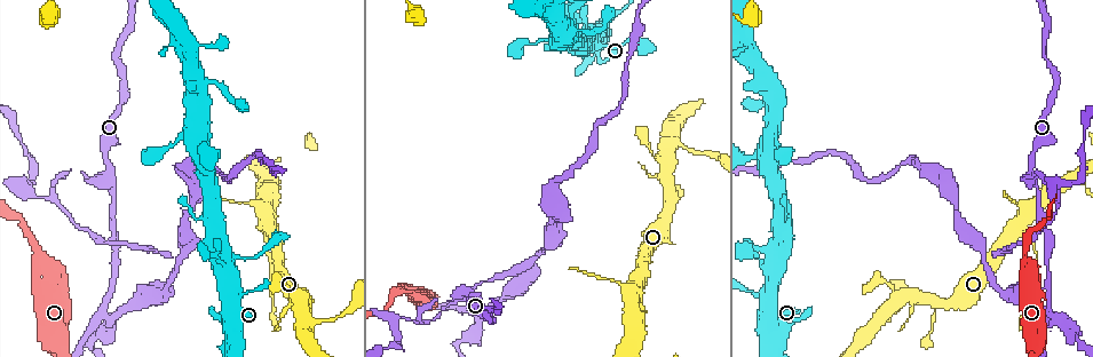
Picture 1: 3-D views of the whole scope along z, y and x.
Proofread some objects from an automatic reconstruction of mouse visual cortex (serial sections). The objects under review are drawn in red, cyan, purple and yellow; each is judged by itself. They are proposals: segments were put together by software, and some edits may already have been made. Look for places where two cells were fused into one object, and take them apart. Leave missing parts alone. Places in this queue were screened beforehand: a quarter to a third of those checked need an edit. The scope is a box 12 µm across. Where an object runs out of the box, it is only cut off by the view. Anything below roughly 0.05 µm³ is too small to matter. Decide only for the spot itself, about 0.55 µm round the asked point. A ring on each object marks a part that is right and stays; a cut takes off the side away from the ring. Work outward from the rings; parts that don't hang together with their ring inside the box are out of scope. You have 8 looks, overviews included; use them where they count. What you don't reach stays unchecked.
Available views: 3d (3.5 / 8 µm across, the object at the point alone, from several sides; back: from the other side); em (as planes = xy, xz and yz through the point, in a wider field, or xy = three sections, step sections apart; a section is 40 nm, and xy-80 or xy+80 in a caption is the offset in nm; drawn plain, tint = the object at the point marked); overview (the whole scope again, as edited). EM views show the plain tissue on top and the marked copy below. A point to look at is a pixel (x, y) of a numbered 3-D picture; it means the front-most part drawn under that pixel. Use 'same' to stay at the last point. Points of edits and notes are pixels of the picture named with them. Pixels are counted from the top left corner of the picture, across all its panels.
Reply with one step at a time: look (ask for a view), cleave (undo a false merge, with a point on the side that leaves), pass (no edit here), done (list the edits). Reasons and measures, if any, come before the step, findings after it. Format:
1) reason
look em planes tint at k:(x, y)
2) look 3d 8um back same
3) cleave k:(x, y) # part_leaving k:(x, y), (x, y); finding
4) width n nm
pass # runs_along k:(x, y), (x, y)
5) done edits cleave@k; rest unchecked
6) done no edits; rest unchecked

three arms meet
look 3d 3.5um at 1:(935, 303)

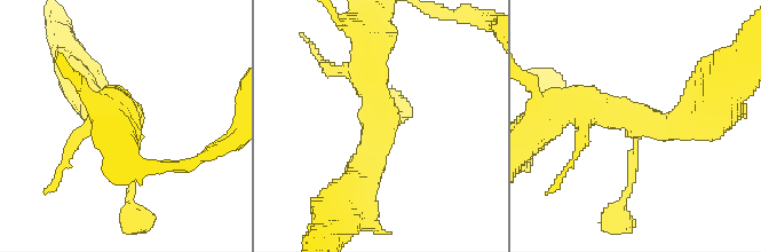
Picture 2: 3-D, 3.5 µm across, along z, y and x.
arms 3; arm_widths 150, 450, 500 nm; now the EM
look em xy step 2 tint at 2:(639, 119)

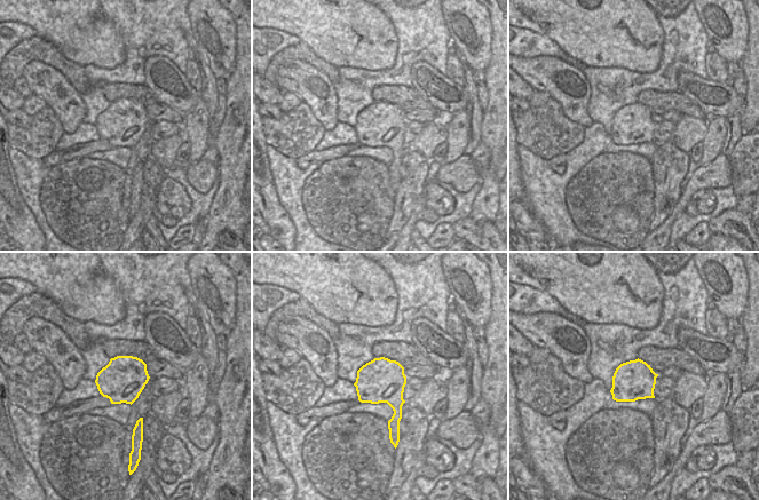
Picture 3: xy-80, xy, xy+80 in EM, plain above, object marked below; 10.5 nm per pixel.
pass # runs_along 2:(353, 193), (377, 134), (370, 54); continuous, no second cell

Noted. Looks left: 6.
a narrow waist
look 3d 3.5um at 1:(1025, 250)

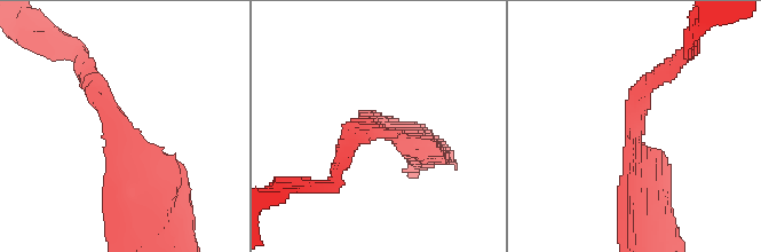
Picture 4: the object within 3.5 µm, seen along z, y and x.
arm_widths 250, 300 nm
look em xy step 2 tint at 4:(638, 135)

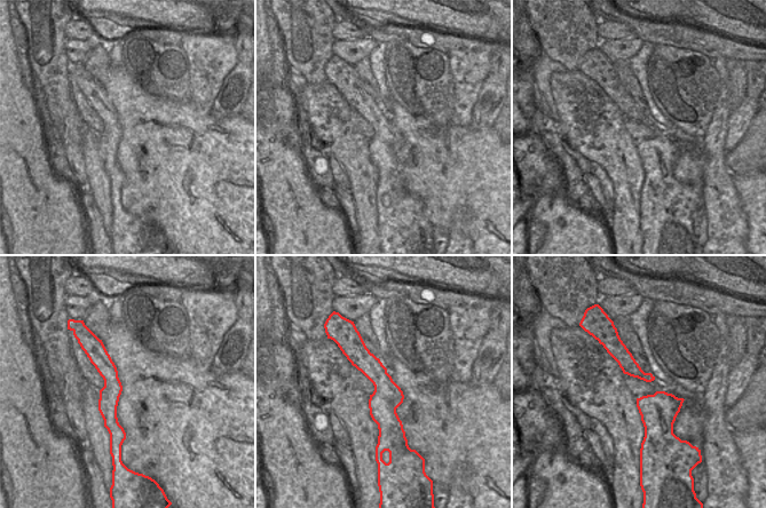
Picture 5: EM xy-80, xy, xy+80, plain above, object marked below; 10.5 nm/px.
pass # runs_along 4:(153, 201), (147, 158), (87, 77); all the same cell

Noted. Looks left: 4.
two arms in line, one across
look 3d 3.5um at 1:(1030, 176)

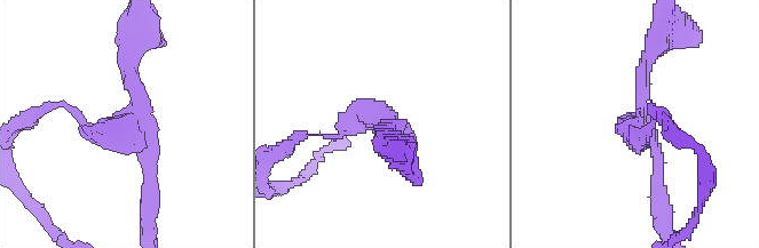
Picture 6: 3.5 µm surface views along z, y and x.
look em xy step 2 tint at 6:(133, 126)

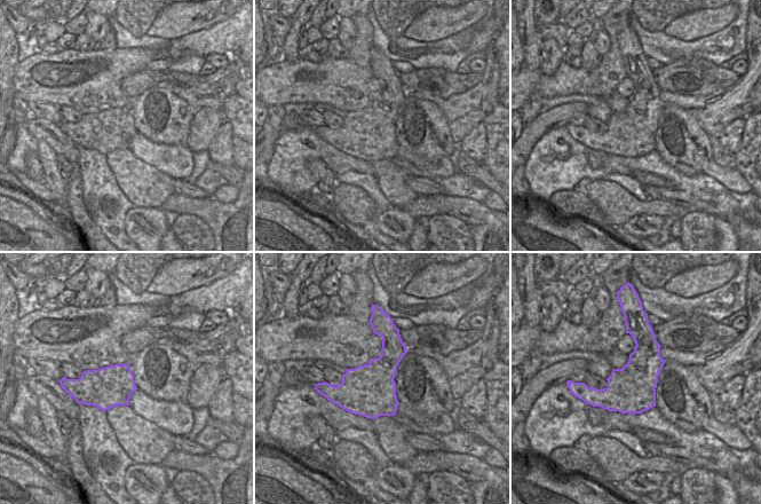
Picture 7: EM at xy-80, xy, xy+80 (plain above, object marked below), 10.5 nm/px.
another direction
look em planes tint same

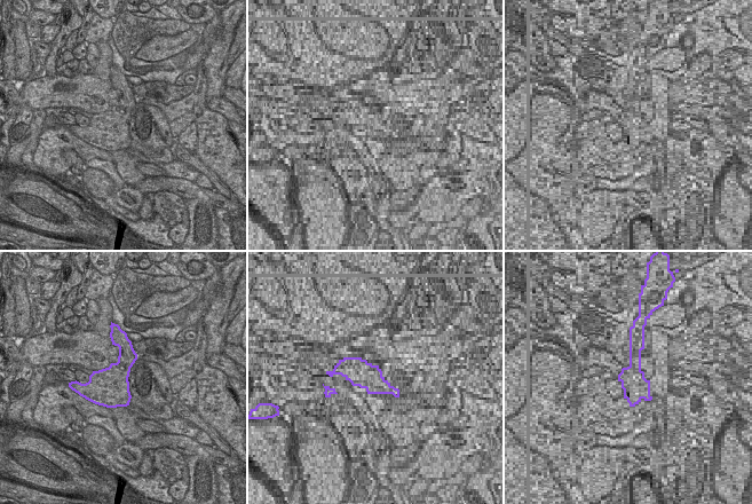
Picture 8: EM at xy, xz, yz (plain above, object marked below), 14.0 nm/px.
arm_widths 150, 200, 200 nm
cleave 6:(104, 135) # border 8:(117, 362), (126, 370), (127, 379); a second cell is stuck on

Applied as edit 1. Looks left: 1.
done edits cleave@6; rest unchecked

